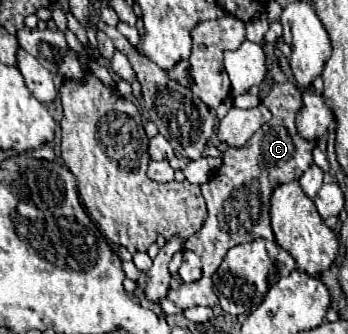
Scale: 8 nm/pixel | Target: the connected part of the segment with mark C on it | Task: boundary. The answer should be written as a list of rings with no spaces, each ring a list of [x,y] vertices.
[[[277,61],[271,63],[269,75],[273,77],[273,87],[271,93],[263,99],[263,103],[273,113],[273,119],[265,123],[263,129],[257,131],[243,147],[229,147],[223,153],[223,165],[217,169],[215,177],[209,183],[201,185],[201,193],[207,201],[209,215],[201,231],[191,235],[183,247],[201,257],[203,277],[199,281],[181,284],[179,291],[173,289],[169,291],[167,299],[171,299],[181,309],[198,305],[203,307],[217,305],[217,295],[213,289],[211,275],[217,271],[227,251],[235,245],[249,243],[259,237],[267,241],[275,239],[269,221],[269,197],[275,187],[289,181],[297,181],[313,163],[311,151],[317,143],[301,139],[295,127],[295,115],[303,107],[301,89],[285,77]]]

